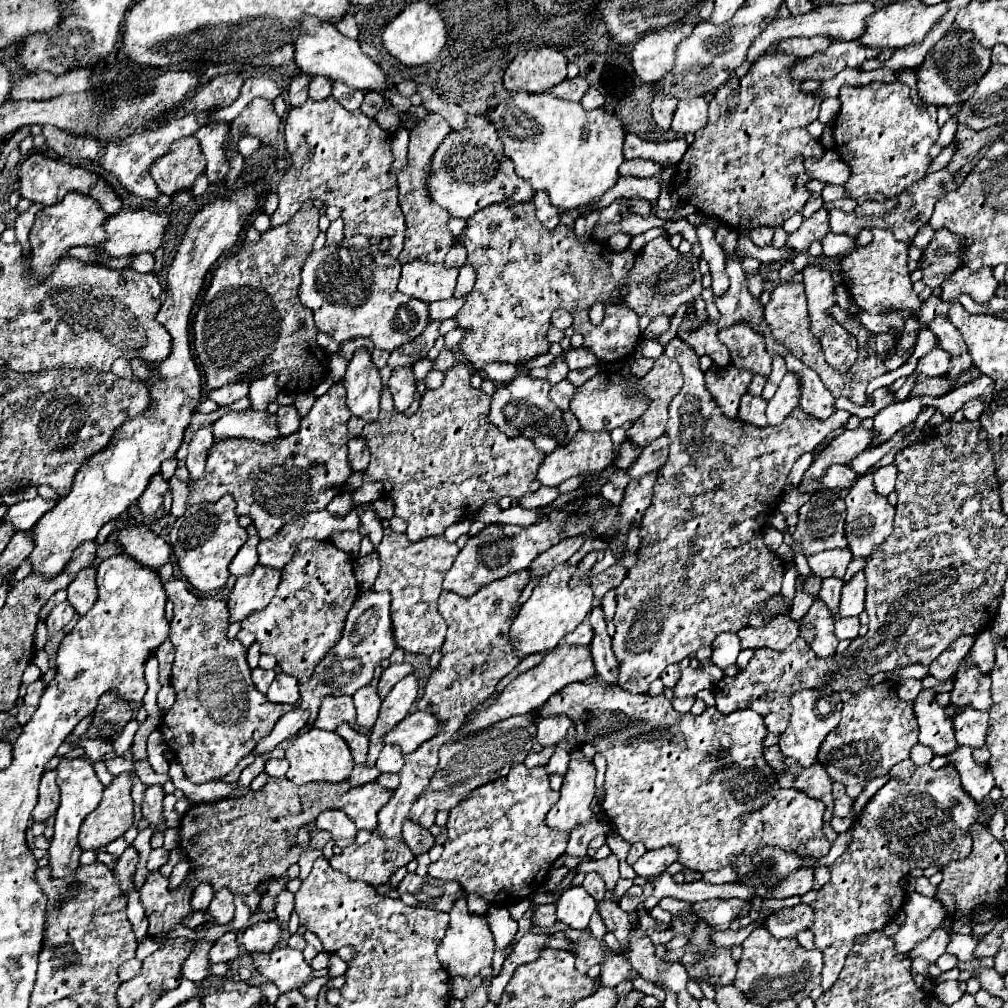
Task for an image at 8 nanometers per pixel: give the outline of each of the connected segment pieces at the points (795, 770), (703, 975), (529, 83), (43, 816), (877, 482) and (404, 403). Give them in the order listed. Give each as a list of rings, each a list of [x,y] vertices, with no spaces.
[[[778,745],[764,749],[764,759],[770,765],[772,773],[778,779],[782,789],[798,789],[806,795],[820,799],[828,809],[834,807],[832,803],[832,779],[828,777],[826,769],[814,761],[810,767],[802,767],[800,763],[784,757]]]
[[[710,943],[706,953],[700,953],[694,945],[686,945],[680,963],[686,967],[690,979],[706,981],[714,987],[734,983],[738,969],[738,961],[732,957],[732,951],[726,947],[716,947],[714,943]]]
[[[540,47],[518,55],[504,73],[504,87],[508,91],[528,89],[542,93],[566,79],[568,57],[556,49]]]
[[[46,771],[40,781],[38,805],[32,811],[32,819],[46,821],[48,817],[52,817],[56,813],[58,803],[60,803],[60,793],[58,793],[58,785],[56,785],[56,771]]]
[[[888,465],[888,467],[880,467],[876,473],[874,473],[874,491],[878,495],[890,495],[894,491],[894,485],[896,485],[896,473],[898,469],[894,465]]]
[[[404,365],[392,371],[390,393],[394,397],[396,411],[406,411],[410,407],[410,403],[414,401],[414,393],[416,393],[416,379],[414,379],[412,365]]]

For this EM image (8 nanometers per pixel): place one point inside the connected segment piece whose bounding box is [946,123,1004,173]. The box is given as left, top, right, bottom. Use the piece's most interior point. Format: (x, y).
(968, 143)

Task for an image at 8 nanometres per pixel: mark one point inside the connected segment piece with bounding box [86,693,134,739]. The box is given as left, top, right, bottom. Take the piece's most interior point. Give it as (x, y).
(110, 709)

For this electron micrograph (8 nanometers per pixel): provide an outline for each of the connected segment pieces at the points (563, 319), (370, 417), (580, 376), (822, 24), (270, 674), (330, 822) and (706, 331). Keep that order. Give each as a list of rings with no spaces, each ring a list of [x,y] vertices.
[[[556,309],[552,313],[552,325],[562,329],[562,331],[566,331],[572,325],[572,315],[568,311],[564,311],[564,309]]]
[[[358,349],[352,361],[348,363],[344,375],[344,387],[348,391],[346,403],[352,415],[364,421],[374,421],[378,417],[382,381],[366,349]]]
[[[598,365],[588,367],[588,369],[582,369],[582,371],[570,371],[566,379],[568,379],[574,387],[580,387],[580,385],[584,385],[584,383],[586,383],[592,375],[596,375],[596,373],[600,373],[600,367],[598,367]]]
[[[852,3],[852,5],[820,5],[816,7],[812,13],[806,15],[798,15],[798,17],[788,17],[788,19],[774,19],[764,31],[762,35],[756,37],[756,41],[752,43],[752,47],[748,49],[748,61],[754,63],[760,55],[768,53],[774,43],[790,39],[790,37],[812,37],[812,35],[824,35],[836,41],[856,41],[864,29],[866,29],[866,19],[868,15],[872,15],[874,5],[872,3]]]
[[[260,667],[252,669],[252,681],[254,681],[254,685],[256,685],[256,689],[260,693],[266,693],[268,691],[270,683],[274,681],[274,675],[276,675],[274,671],[266,671],[266,669],[260,669]]]
[[[324,811],[316,819],[316,827],[330,831],[332,839],[336,841],[338,847],[352,845],[356,839],[356,833],[358,833],[354,821],[350,821],[344,811]]]
[[[704,321],[696,331],[682,331],[680,337],[692,345],[696,355],[710,355],[718,367],[730,365],[730,351],[728,347],[718,339],[718,327],[710,321]]]

